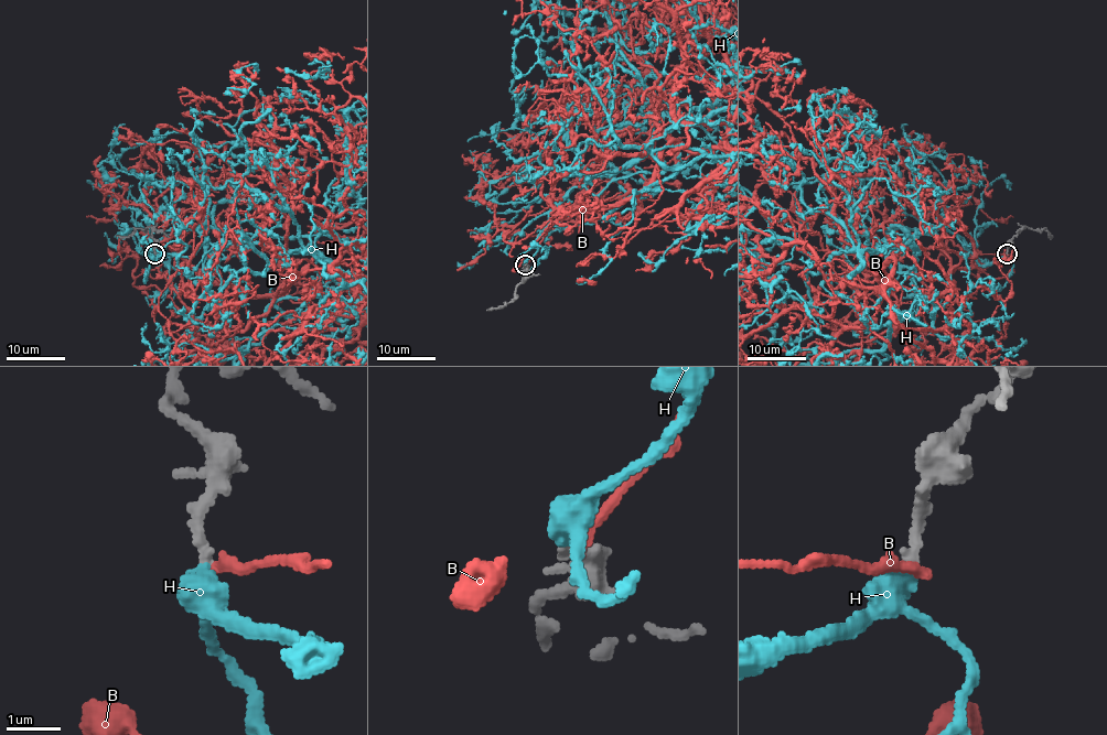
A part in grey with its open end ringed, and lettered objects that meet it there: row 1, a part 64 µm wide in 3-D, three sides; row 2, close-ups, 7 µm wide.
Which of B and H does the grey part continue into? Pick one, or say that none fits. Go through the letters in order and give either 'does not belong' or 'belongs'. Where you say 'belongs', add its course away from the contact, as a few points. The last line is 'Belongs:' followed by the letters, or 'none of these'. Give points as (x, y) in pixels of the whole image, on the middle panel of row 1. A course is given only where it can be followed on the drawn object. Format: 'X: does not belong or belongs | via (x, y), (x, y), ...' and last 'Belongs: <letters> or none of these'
B: does not belong
H: belongs
Belongs: H

